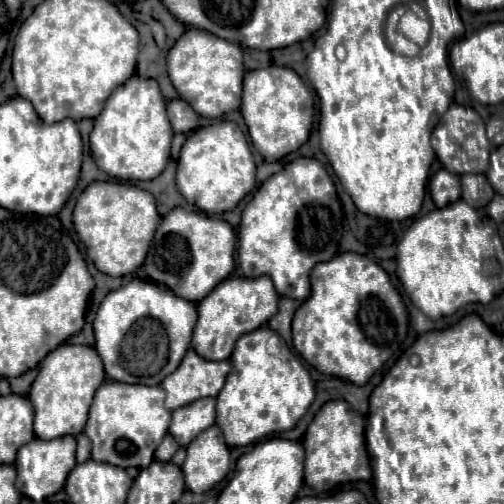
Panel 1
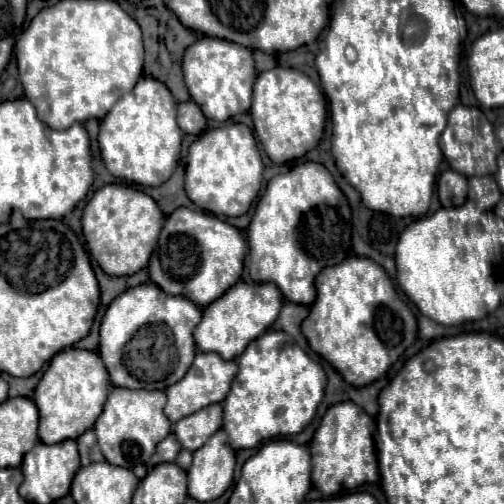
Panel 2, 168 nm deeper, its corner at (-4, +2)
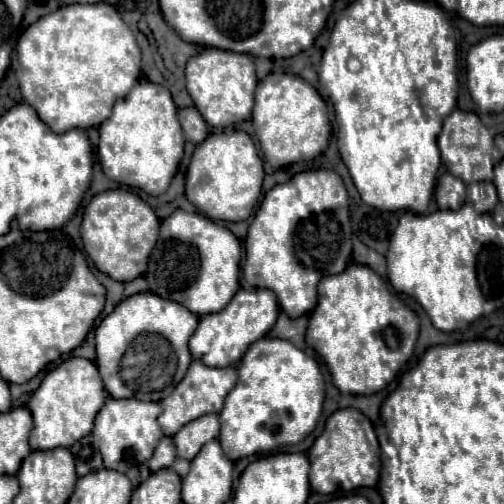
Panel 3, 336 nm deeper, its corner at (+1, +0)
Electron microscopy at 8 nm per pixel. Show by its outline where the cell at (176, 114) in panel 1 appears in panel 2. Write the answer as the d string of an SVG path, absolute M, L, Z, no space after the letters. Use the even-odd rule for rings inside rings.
M188 100L178 104L178 126L182 126L186 134L202 134L206 130L206 116L196 102Z

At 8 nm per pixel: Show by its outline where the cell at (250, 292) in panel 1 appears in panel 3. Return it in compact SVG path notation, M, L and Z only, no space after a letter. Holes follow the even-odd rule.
M241 288L221 312L199 318L199 326L189 340L189 350L193 358L201 360L207 366L215 366L215 368L231 366L241 360L249 344L263 338L275 326L277 314L279 314L279 306L277 306L277 296L273 292L269 292L267 288L257 288L257 290Z

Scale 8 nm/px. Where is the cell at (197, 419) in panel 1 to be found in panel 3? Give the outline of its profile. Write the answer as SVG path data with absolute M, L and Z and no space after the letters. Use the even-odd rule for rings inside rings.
M205 414L197 420L191 420L173 436L173 442L177 446L177 456L185 460L193 460L193 456L197 456L201 446L217 436L219 436L217 414Z

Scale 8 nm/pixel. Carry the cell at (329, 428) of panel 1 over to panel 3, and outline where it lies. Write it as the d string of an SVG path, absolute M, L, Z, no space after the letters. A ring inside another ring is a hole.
M355 408L333 412L307 456L311 462L309 484L319 494L333 494L337 490L351 492L355 488L375 487L379 482L381 461L377 436L369 419Z

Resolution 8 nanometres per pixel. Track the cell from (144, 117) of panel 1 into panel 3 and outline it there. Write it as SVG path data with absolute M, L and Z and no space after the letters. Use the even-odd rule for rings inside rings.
M139 80L129 96L117 100L113 114L99 126L99 162L103 174L119 184L135 186L147 194L159 196L167 190L183 158L183 130L177 120L177 106L169 88Z

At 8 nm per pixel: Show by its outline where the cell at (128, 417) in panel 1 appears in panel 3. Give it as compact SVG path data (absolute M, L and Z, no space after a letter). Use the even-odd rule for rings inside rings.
M107 398L103 408L97 412L95 428L93 428L93 440L103 456L105 468L127 472L131 466L143 464L151 458L153 448L157 446L159 438L163 436L157 416L161 414L159 402L141 402L141 400L117 400Z

